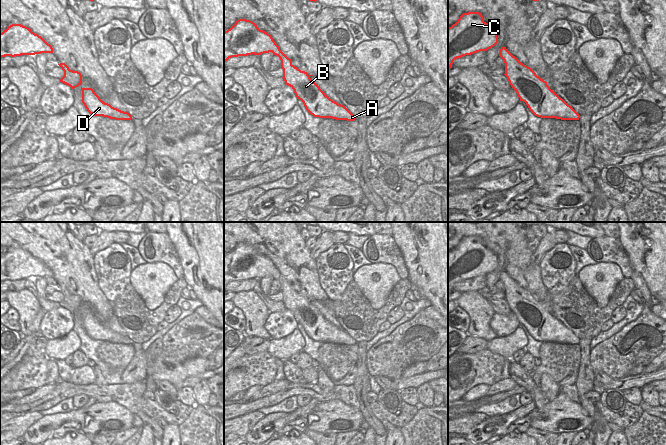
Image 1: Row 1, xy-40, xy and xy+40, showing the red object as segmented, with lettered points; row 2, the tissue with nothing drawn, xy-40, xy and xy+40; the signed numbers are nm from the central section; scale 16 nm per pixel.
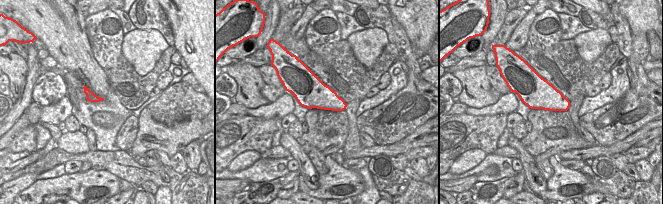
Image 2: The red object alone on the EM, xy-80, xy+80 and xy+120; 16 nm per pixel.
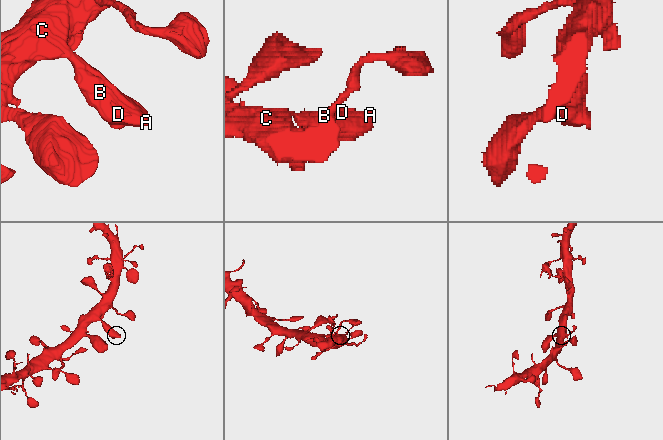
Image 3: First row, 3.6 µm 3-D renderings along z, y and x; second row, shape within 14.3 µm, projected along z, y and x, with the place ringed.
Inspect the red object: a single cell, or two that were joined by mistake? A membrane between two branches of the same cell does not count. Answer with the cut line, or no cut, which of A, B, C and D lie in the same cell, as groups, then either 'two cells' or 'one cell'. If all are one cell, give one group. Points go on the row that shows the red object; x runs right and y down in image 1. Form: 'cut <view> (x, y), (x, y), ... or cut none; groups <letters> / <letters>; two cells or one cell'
cut none; groups A B C D; one cell

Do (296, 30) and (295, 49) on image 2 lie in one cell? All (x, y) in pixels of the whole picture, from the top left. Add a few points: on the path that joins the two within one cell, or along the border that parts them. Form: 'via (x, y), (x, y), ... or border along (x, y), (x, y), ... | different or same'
border along (304, 35), (289, 42), (284, 41) | different

